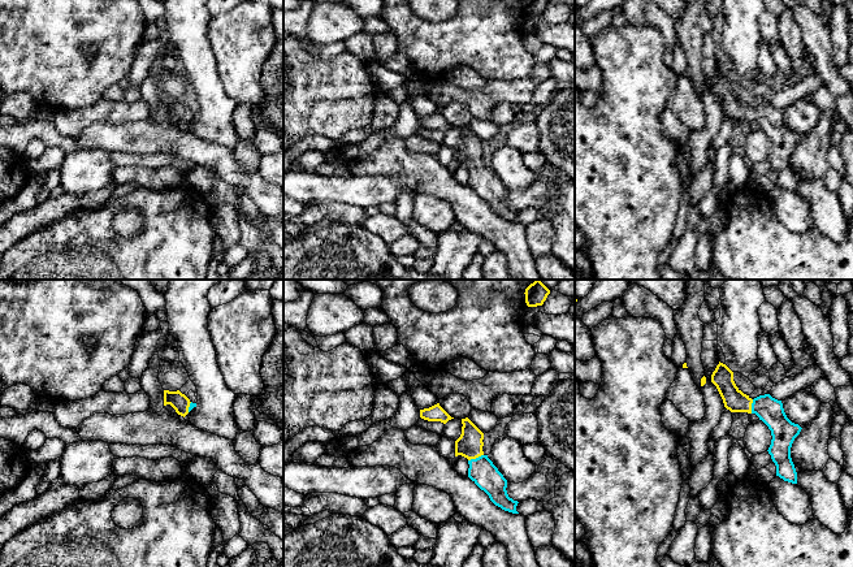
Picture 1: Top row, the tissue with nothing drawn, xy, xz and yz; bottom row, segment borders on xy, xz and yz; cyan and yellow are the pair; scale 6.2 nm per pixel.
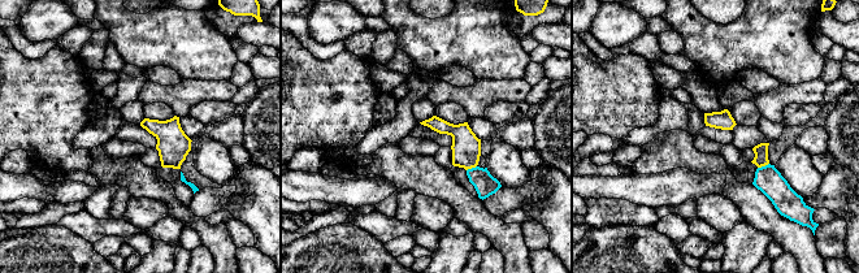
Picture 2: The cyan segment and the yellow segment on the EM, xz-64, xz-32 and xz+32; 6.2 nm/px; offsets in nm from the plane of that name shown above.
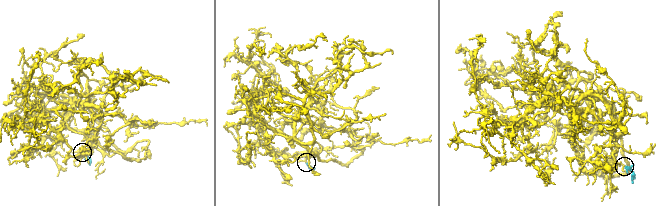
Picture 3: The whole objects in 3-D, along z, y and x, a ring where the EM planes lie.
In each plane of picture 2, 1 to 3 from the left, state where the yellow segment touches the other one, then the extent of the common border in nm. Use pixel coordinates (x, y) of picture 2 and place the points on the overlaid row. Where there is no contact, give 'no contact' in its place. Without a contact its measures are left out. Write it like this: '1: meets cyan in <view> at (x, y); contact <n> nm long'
1: no contact
2: meets cyan in xz-32 at (472, 168); contact 70 nm long
3: meets cyan in xz+32 at (763, 167); contact 80 nm long

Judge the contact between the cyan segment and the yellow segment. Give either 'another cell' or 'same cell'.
same cell

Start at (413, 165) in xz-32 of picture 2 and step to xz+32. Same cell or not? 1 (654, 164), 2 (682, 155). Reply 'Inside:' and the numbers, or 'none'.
Inside: 1, 2

